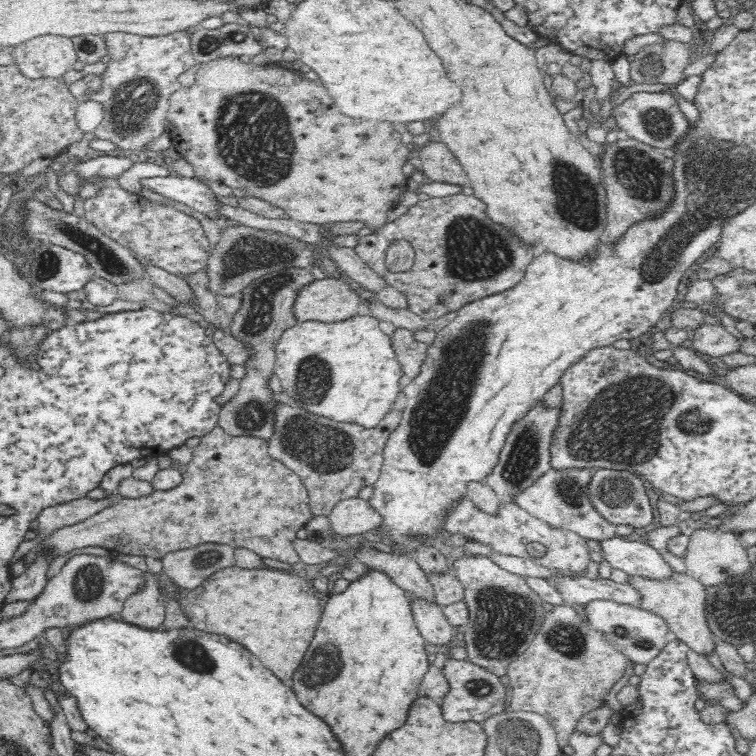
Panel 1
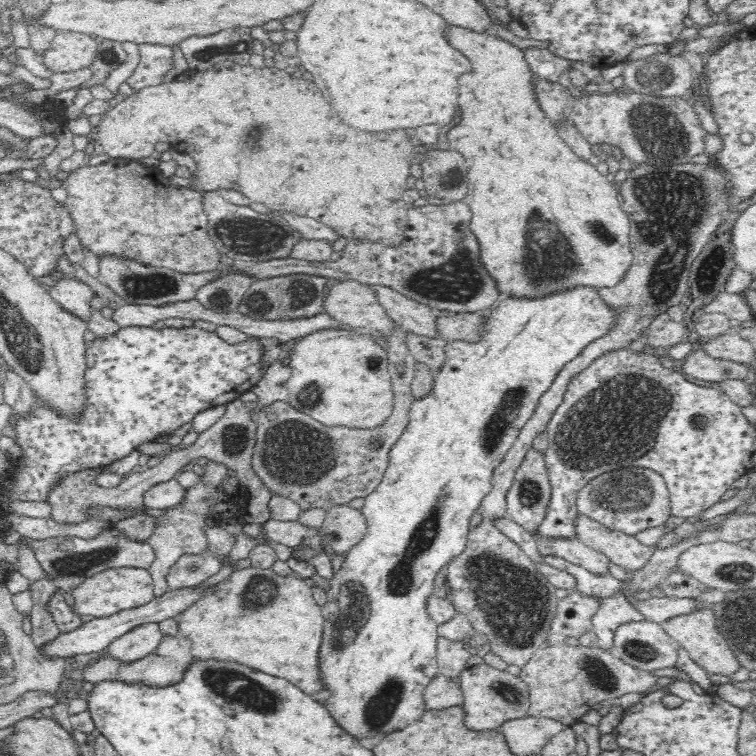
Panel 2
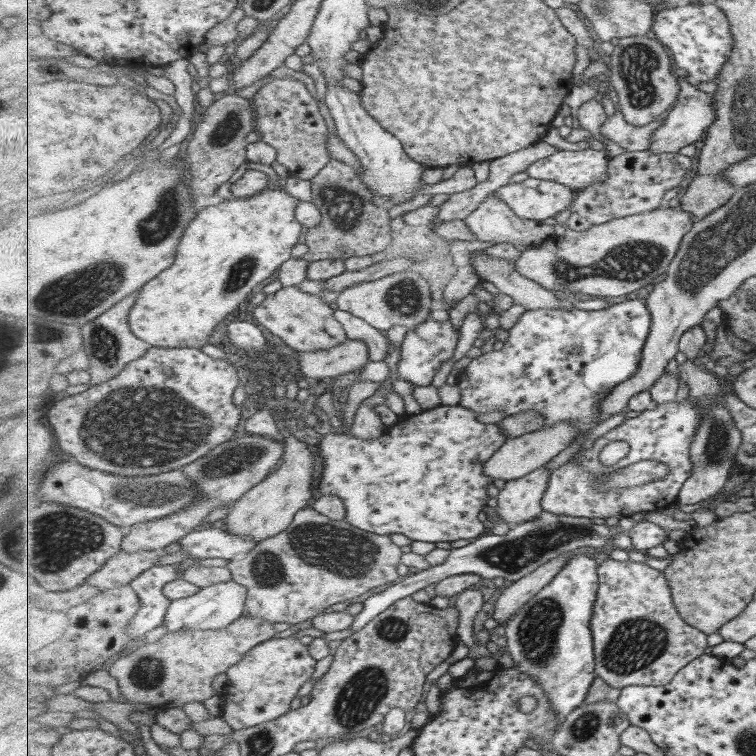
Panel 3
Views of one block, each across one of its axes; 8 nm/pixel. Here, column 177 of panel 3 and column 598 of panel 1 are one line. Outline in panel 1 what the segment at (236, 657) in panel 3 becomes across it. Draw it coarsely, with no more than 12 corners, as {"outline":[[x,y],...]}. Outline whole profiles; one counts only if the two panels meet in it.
{"outline":[[553,605],[507,668],[510,710],[537,712],[560,748],[629,659]]}

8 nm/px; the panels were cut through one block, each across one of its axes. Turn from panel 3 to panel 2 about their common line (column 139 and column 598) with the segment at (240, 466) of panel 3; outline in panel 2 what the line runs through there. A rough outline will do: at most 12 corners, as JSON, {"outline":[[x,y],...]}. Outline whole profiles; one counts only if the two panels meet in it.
{"outline":[[582,515],[578,540],[622,569],[654,554],[633,536]]}

